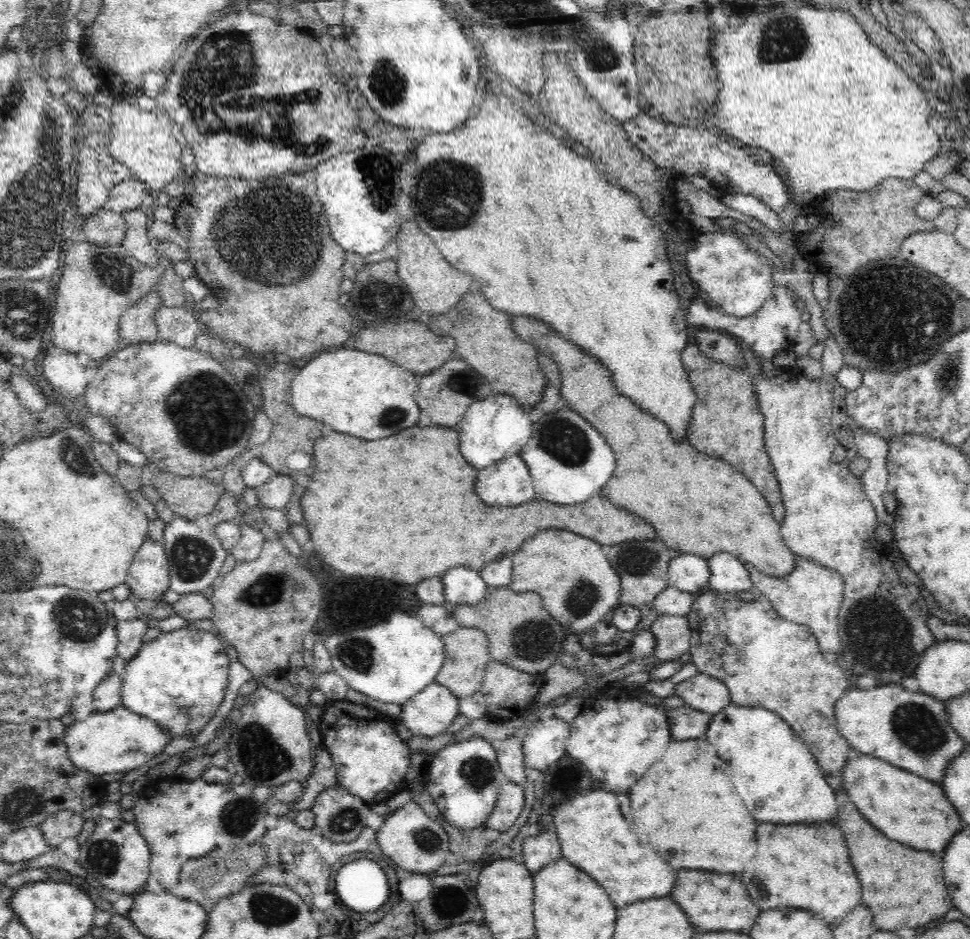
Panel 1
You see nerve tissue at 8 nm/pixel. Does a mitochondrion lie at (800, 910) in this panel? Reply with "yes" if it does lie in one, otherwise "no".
no

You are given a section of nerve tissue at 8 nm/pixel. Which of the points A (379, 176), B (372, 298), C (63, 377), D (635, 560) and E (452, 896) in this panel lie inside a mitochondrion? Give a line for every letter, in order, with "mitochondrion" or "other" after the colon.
A: mitochondrion
B: mitochondrion
C: other
D: mitochondrion
E: other

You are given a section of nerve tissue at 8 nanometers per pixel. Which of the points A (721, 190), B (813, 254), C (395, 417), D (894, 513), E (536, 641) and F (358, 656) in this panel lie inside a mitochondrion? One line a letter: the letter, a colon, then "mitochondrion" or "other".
A: other
B: other
C: mitochondrion
D: other
E: mitochondrion
F: mitochondrion

